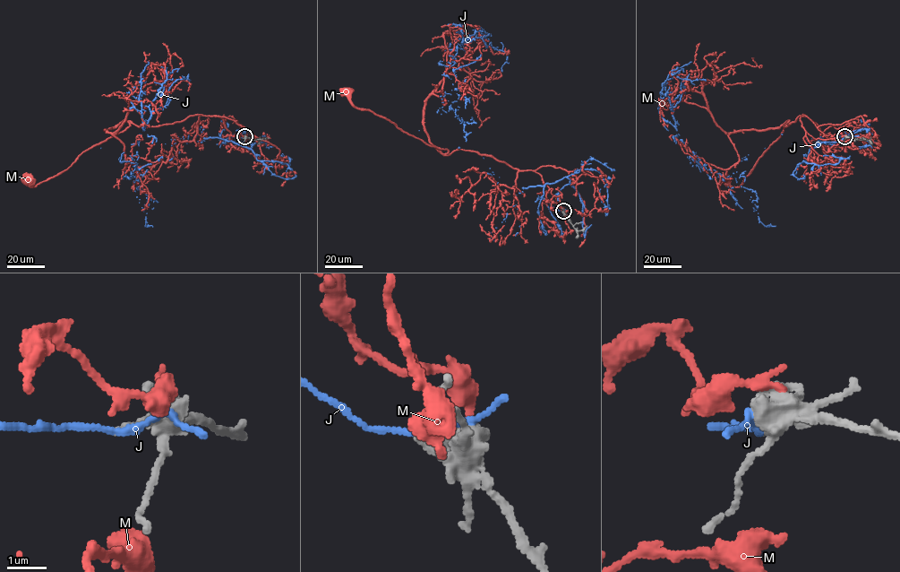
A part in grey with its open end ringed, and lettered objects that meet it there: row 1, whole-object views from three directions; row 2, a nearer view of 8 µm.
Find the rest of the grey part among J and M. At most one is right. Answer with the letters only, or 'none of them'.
none of them

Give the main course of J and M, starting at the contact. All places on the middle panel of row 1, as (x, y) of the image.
J: (563, 210), (544, 186), (516, 194), (459, 147), (441, 99), (458, 43), (502, 50), (501, 71)
M: (563, 211), (536, 172), (475, 151), (446, 154), (356, 108), (346, 91)

